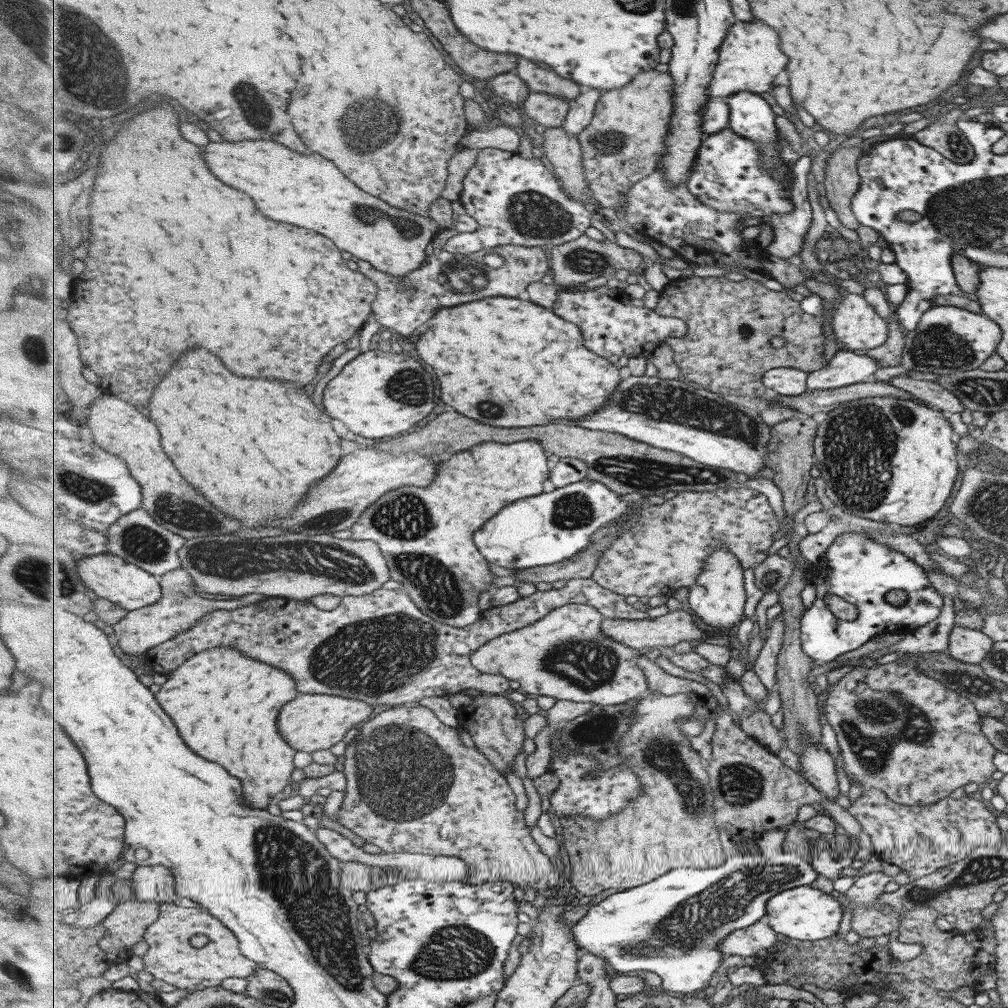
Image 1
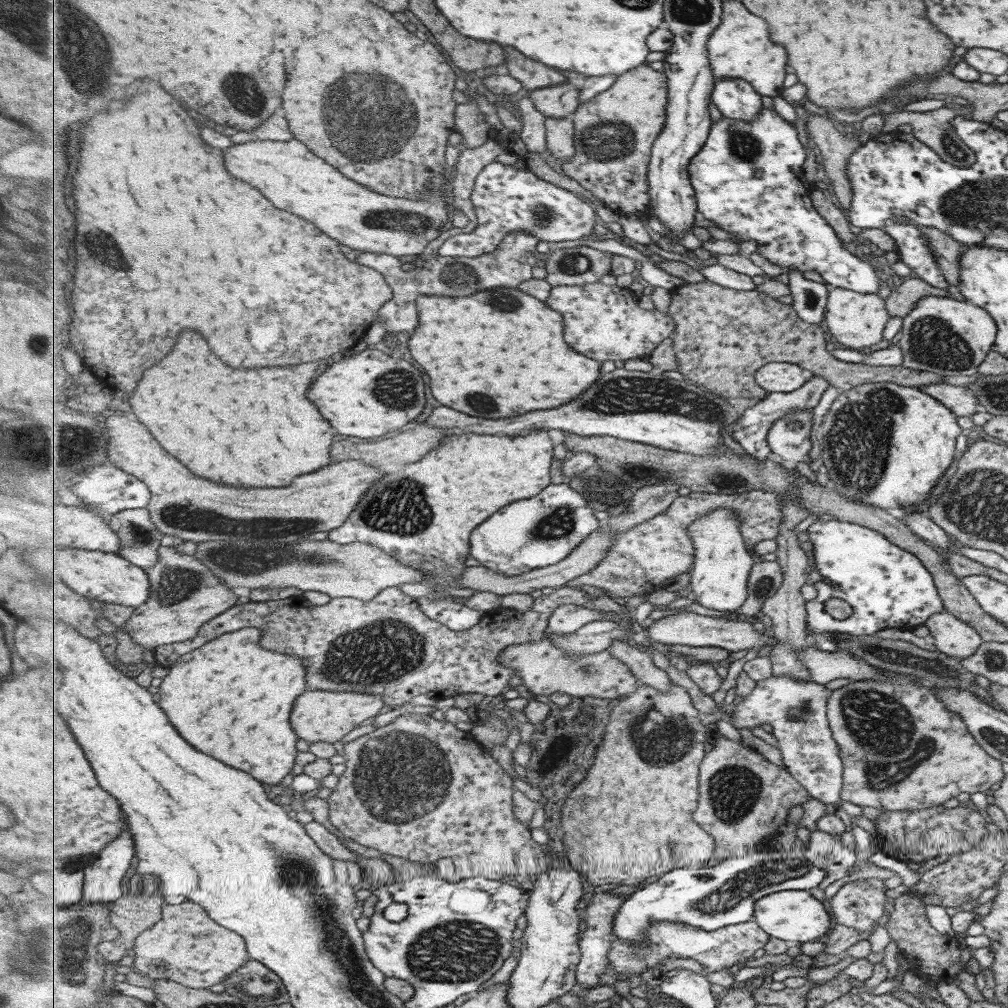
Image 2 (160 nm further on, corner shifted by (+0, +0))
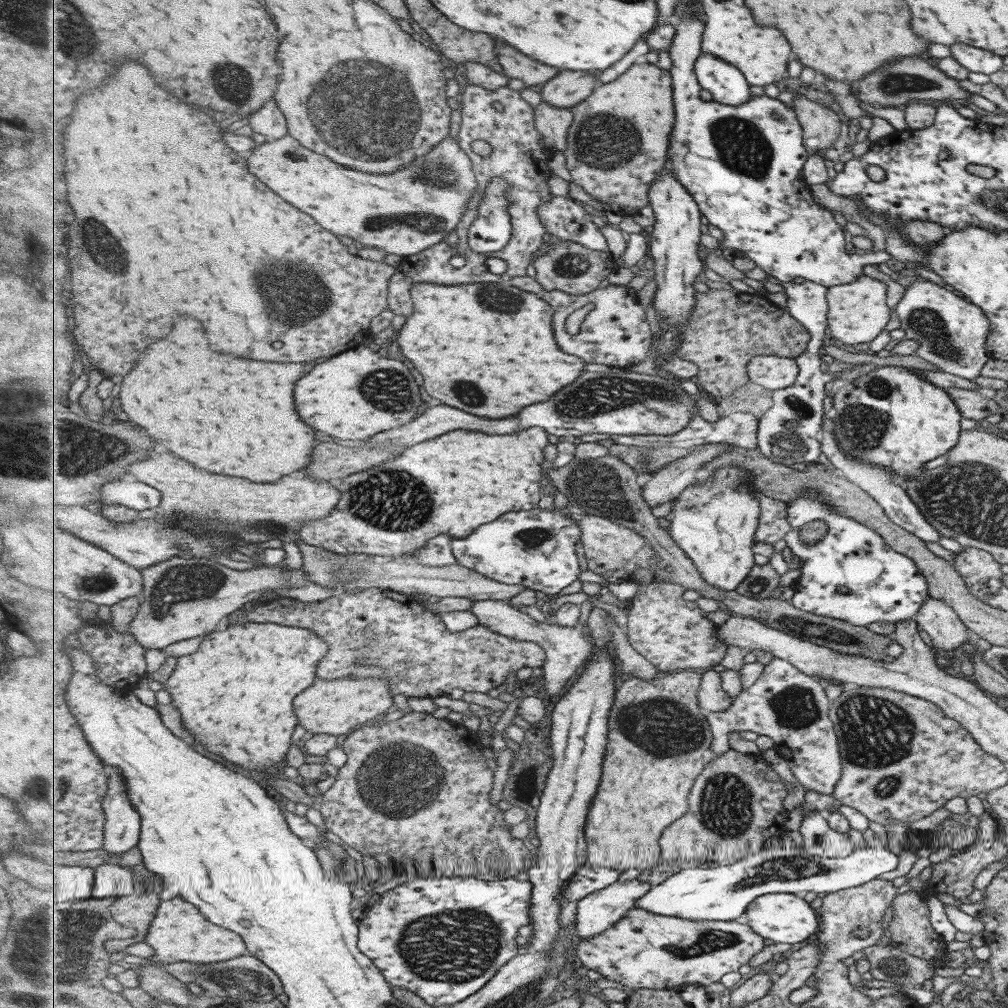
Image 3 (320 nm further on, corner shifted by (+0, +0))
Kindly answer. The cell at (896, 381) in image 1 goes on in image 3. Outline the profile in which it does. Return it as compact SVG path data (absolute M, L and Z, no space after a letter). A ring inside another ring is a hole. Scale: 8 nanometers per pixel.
M947 388L946 393L955 402L962 418L970 418L982 423L983 418L991 414L1000 414L998 404L987 393L957 388Z

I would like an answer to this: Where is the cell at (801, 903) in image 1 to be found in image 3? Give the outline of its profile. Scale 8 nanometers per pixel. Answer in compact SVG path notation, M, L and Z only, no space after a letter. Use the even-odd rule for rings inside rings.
M787 892L773 893L760 896L750 904L744 920L749 922L752 930L759 933L763 938L775 942L786 942L797 944L811 938L811 934L817 928L815 912L811 910L811 904L803 900L802 894L791 894Z

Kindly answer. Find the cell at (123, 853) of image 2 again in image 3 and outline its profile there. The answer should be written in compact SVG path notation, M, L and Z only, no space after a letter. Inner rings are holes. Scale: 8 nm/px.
M107 766L109 790L103 801L107 816L105 846L110 852L109 864L120 865L120 858L140 843L142 831L141 813L131 802L126 778L121 769Z

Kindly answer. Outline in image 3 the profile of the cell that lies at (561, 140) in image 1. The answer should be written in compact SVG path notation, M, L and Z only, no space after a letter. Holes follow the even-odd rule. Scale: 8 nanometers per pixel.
M542 101L535 107L534 113L538 131L555 148L565 153L568 148L568 132L574 123L572 109L559 108Z

